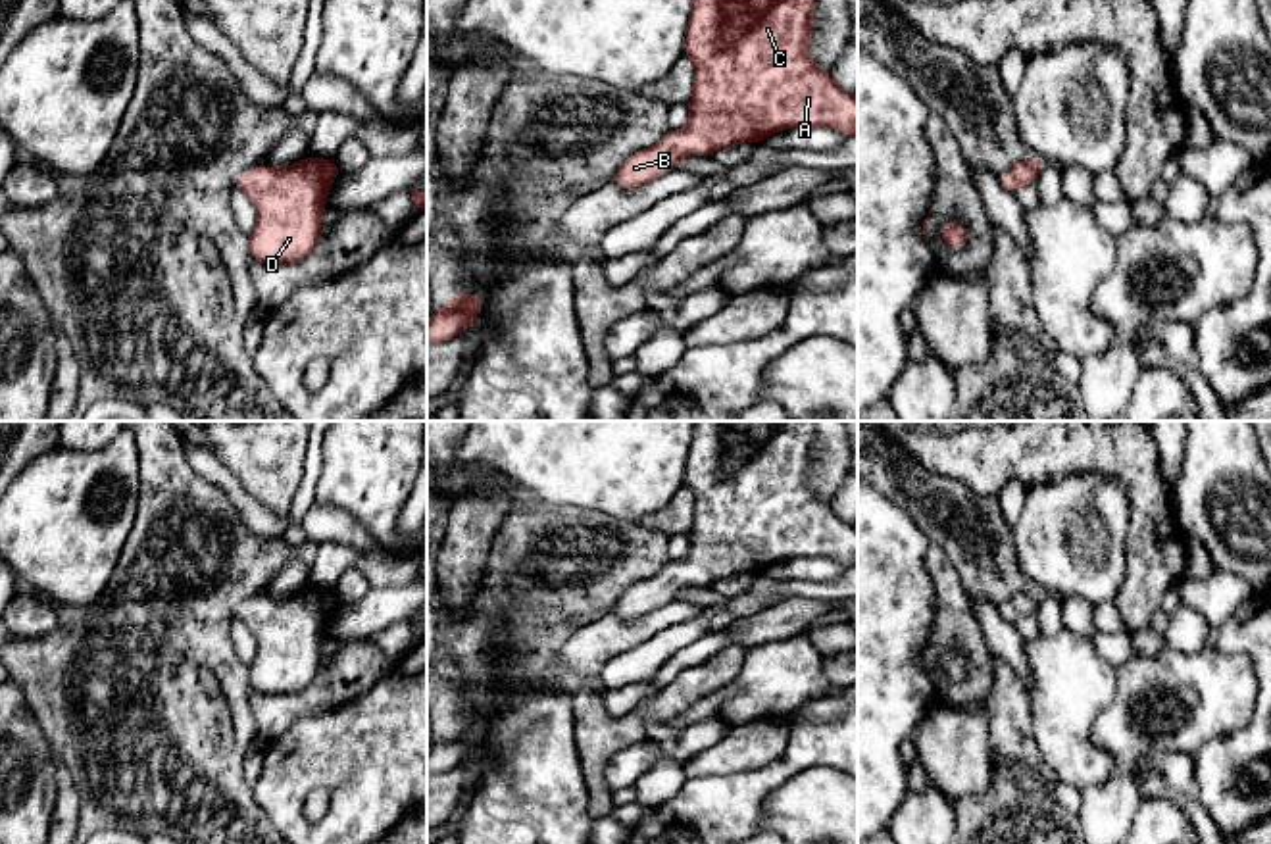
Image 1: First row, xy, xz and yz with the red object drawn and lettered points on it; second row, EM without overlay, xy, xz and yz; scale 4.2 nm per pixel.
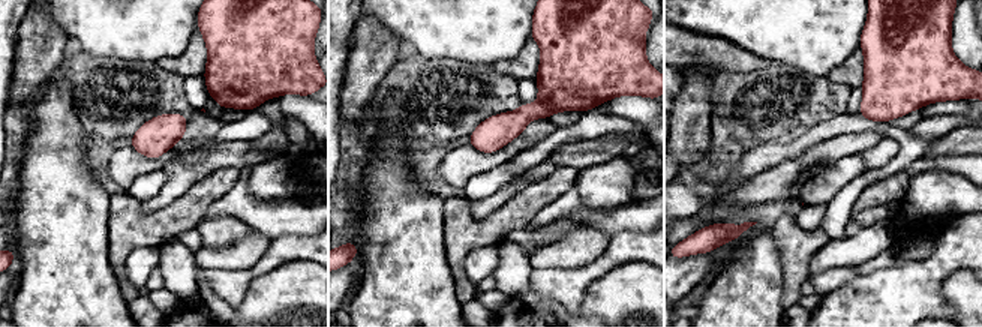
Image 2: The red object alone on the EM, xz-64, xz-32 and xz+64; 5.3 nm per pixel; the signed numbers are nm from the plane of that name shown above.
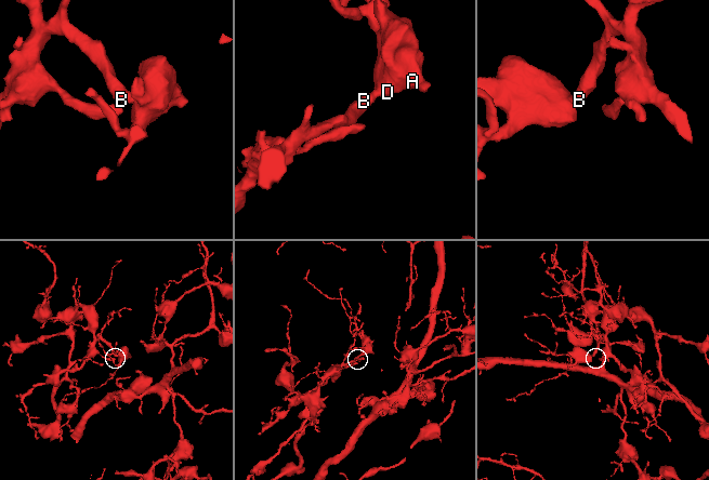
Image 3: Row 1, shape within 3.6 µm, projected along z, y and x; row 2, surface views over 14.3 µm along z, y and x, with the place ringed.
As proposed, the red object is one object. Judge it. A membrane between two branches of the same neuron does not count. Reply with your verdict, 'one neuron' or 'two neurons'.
one neuron

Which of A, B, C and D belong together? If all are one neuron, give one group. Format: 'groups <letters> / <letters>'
groups A B C D

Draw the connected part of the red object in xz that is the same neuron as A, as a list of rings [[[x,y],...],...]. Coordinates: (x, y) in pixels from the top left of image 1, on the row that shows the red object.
[[[692,0],[683,54],[694,63],[690,121],[650,148],[629,156],[611,183],[638,188],[673,171],[681,158],[711,156],[740,142],[758,144],[790,129],[825,125],[850,137],[858,133],[858,98],[840,90],[829,69],[808,56],[815,0]]]

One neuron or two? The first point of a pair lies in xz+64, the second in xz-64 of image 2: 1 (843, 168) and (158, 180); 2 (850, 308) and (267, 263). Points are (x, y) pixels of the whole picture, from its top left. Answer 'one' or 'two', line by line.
1: one
2: one

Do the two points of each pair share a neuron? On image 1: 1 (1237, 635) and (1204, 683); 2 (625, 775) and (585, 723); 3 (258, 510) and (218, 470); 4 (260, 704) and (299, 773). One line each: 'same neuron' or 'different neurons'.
1: different neurons
2: different neurons
3: same neuron
4: different neurons

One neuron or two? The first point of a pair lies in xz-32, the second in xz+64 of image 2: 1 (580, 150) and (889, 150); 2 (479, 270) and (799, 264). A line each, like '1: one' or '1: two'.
1: two
2: two

